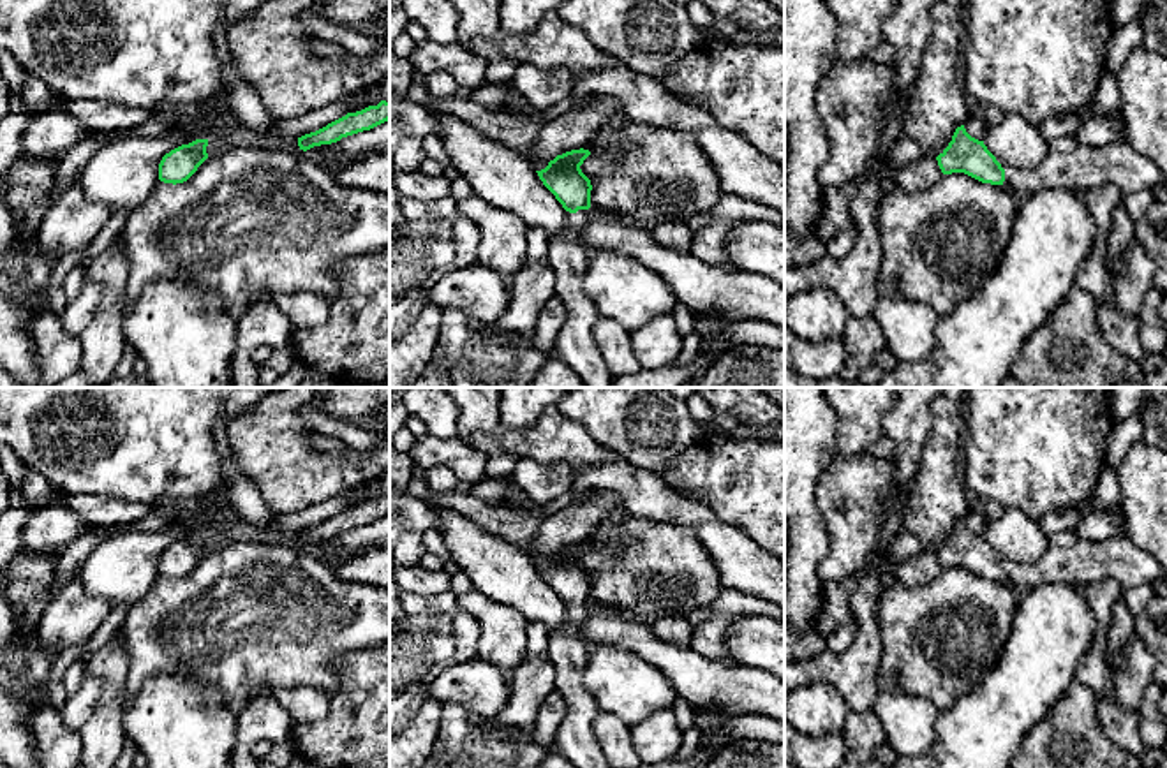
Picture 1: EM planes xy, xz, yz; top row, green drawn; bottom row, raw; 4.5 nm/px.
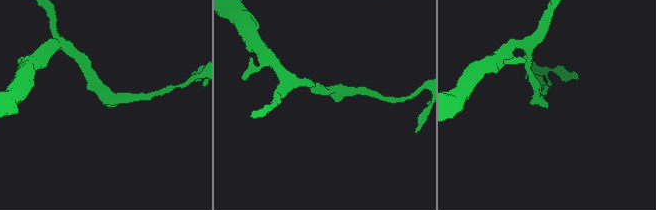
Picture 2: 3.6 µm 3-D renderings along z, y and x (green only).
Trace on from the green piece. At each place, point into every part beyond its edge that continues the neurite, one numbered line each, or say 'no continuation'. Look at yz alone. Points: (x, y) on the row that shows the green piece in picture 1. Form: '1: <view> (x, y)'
1: yz (1118, 164)

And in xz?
1: xz (575, 344)

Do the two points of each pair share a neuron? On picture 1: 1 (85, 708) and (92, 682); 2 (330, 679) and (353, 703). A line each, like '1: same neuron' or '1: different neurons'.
1: same neuron
2: different neurons

